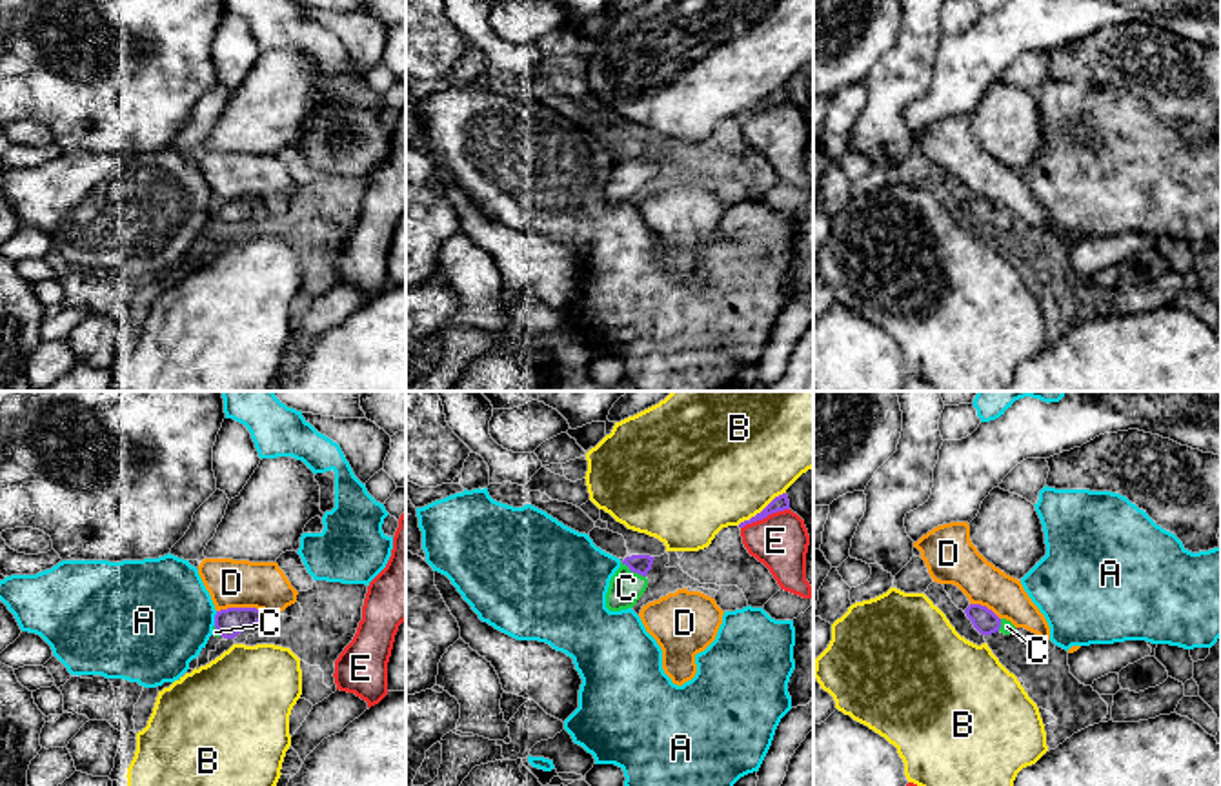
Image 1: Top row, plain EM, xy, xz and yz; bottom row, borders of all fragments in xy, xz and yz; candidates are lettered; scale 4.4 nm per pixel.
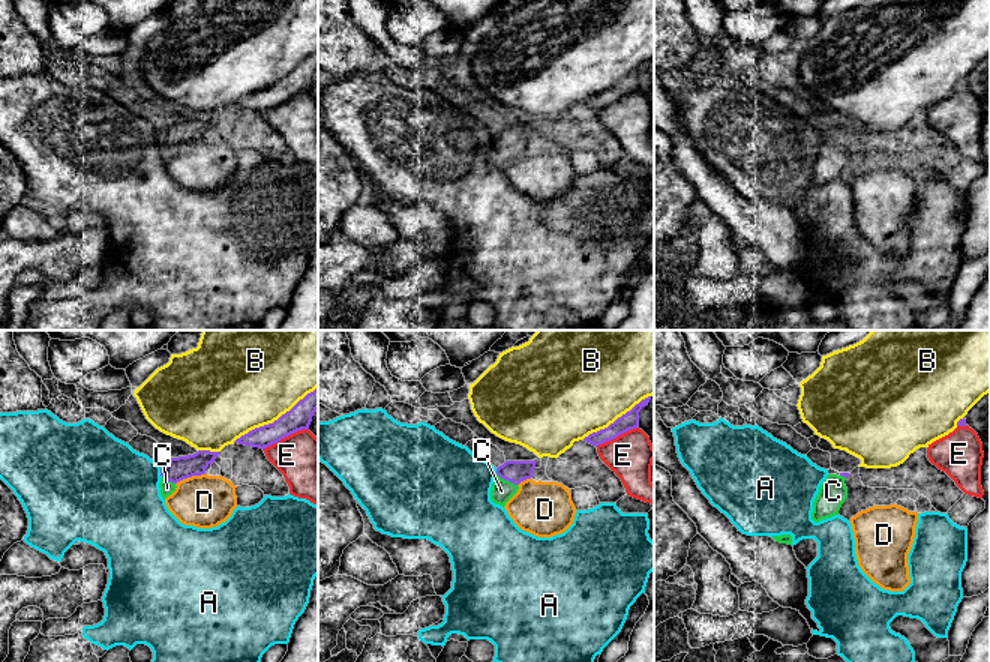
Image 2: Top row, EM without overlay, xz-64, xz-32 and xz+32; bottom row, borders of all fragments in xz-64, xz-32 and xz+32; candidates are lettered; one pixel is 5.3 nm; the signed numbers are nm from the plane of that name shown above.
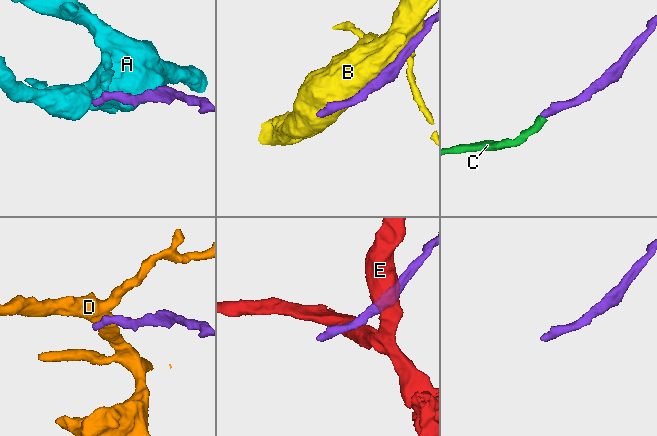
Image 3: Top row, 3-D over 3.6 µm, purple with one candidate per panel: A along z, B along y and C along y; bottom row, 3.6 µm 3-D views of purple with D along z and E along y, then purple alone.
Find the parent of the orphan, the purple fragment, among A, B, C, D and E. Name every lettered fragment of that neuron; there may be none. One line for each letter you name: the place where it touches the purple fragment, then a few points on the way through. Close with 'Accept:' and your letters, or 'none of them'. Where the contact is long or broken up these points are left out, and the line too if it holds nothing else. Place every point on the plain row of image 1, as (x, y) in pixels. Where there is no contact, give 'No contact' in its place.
C: Touches purple at xz (634, 164). Path across: xz (641, 157), (634, 164), (626, 181)
Accept: C

